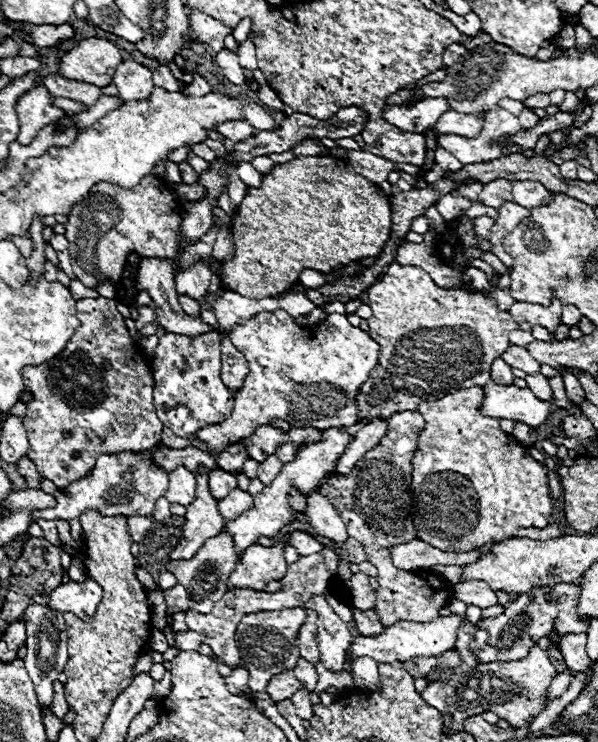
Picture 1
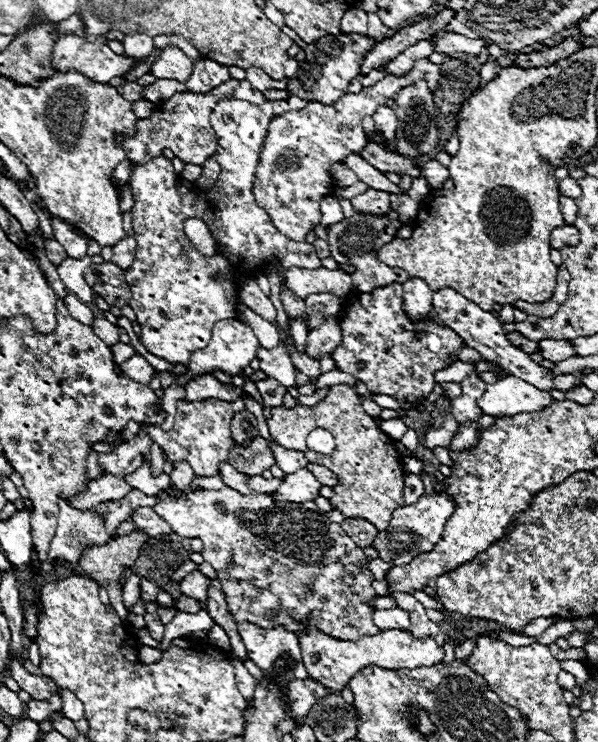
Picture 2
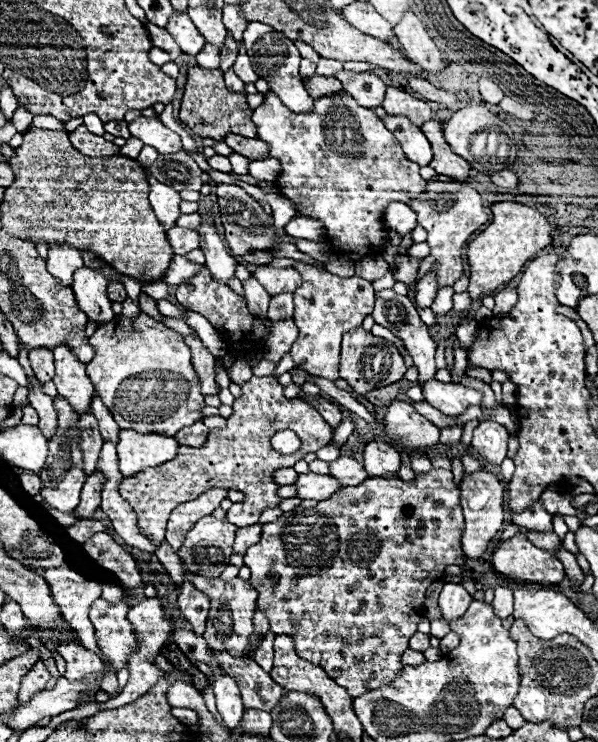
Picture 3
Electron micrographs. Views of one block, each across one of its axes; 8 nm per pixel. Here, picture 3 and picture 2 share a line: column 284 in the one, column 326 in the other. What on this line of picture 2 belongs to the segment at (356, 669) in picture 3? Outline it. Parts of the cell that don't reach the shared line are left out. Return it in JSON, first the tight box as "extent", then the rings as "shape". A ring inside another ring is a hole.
{"extent":[154,488,380,640],"shape":[[[224,488],[222,492],[186,492],[186,496],[178,500],[158,500],[154,510],[178,536],[202,540],[204,560],[216,570],[228,612],[236,624],[250,622],[266,630],[284,626],[294,634],[304,632],[306,624],[310,624],[338,640],[358,640],[380,632],[372,620],[372,600],[378,596],[372,588],[376,578],[368,568],[372,558],[354,544],[340,524],[330,522],[326,512],[314,502],[276,502],[270,494],[240,494],[232,488]]]}

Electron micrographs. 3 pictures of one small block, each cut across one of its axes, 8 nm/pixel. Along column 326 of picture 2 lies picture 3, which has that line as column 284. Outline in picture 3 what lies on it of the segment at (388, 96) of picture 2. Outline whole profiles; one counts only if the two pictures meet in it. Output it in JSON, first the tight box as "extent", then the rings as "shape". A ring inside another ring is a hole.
{"extent":[252,92,426,260],"shape":[[[268,92],[252,120],[258,126],[258,138],[270,144],[270,156],[282,164],[278,178],[282,196],[296,204],[298,216],[320,220],[330,244],[352,260],[384,246],[382,218],[390,202],[408,202],[424,192],[426,180],[418,174],[420,166],[404,156],[374,110],[358,106],[346,92],[314,100],[314,108],[304,114],[288,110],[274,92]]]}

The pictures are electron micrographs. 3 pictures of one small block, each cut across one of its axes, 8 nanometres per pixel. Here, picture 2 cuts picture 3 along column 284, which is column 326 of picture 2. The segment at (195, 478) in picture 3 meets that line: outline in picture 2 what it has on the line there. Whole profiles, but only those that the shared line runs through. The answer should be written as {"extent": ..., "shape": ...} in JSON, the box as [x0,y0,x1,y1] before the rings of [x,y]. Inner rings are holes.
{"extent":[268,384,404,530],"shape":[[[346,384],[330,386],[330,394],[316,406],[294,406],[292,410],[286,410],[282,406],[272,408],[268,428],[280,446],[288,450],[300,450],[306,454],[308,462],[326,466],[328,470],[338,474],[340,484],[334,486],[334,496],[330,498],[330,504],[336,510],[340,510],[348,518],[362,516],[364,520],[370,520],[378,530],[388,528],[392,512],[404,504],[402,456],[394,448],[392,438],[378,428],[372,416],[366,414],[350,386]],[[316,428],[326,428],[328,432],[332,432],[336,440],[336,448],[332,454],[318,454],[306,448],[306,436]]]}

